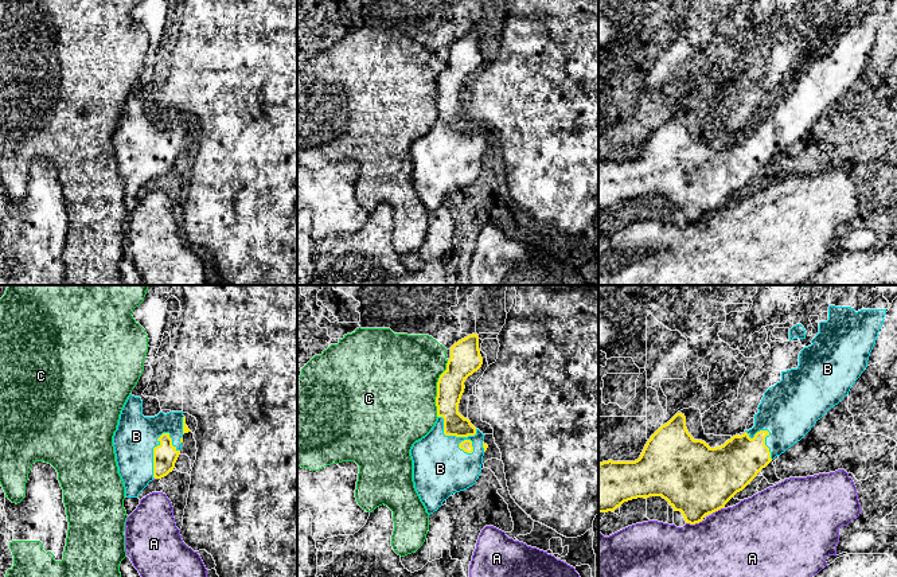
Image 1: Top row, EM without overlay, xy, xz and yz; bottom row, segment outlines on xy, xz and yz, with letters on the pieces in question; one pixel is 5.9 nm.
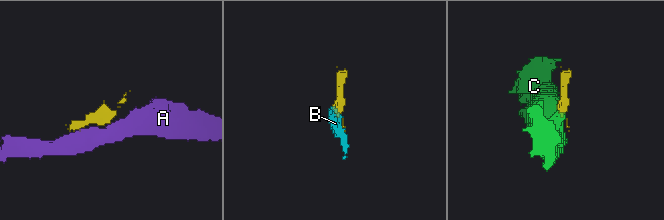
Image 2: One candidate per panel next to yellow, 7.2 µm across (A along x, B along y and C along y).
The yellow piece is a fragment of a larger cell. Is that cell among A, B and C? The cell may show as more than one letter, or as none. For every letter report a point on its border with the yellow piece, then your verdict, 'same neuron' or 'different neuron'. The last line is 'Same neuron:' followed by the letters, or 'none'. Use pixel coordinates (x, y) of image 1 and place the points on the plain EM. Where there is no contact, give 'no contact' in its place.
A: contact yz (694, 222); different neuron
B: contact xz (453, 133); same neuron
C: contact xz (437, 88); different neuron
Same neuron: B

